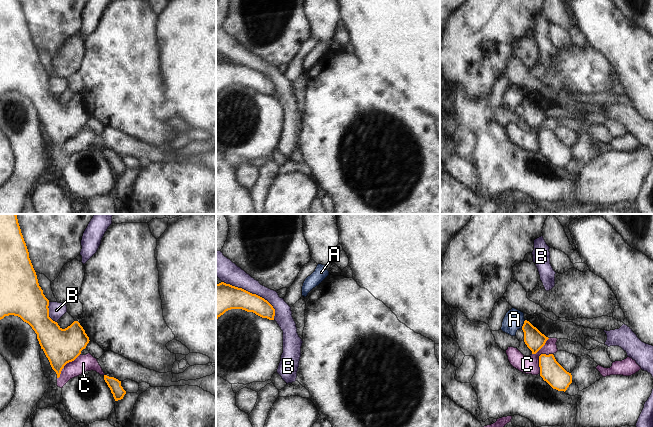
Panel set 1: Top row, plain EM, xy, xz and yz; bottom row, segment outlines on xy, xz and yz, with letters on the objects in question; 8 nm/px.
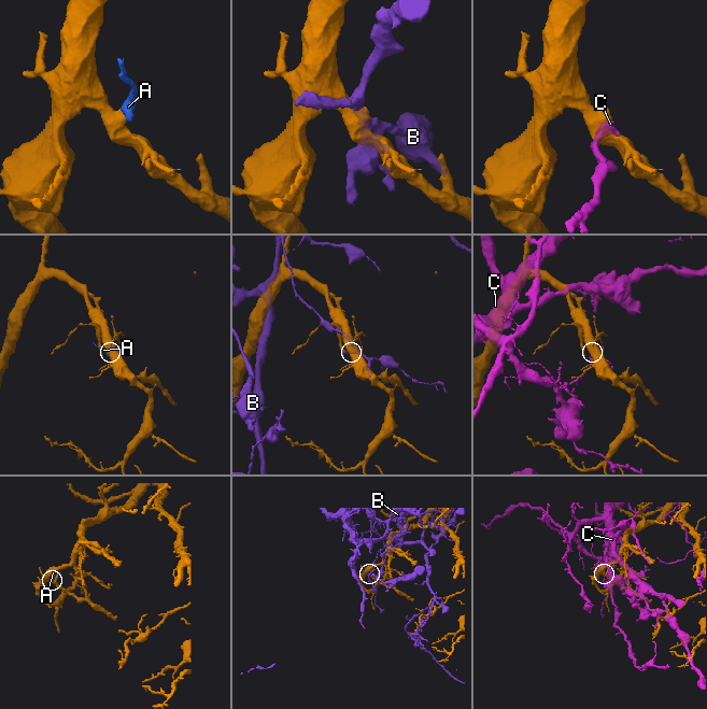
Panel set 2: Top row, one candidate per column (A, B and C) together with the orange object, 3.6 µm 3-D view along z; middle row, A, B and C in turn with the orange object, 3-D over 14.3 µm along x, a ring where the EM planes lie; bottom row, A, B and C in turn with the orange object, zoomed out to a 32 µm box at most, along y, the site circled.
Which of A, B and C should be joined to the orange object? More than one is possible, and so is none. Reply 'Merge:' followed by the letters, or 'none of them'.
Merge: none of them

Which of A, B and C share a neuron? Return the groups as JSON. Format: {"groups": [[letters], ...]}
{"groups": [["A", "C"], ["B"]]}

